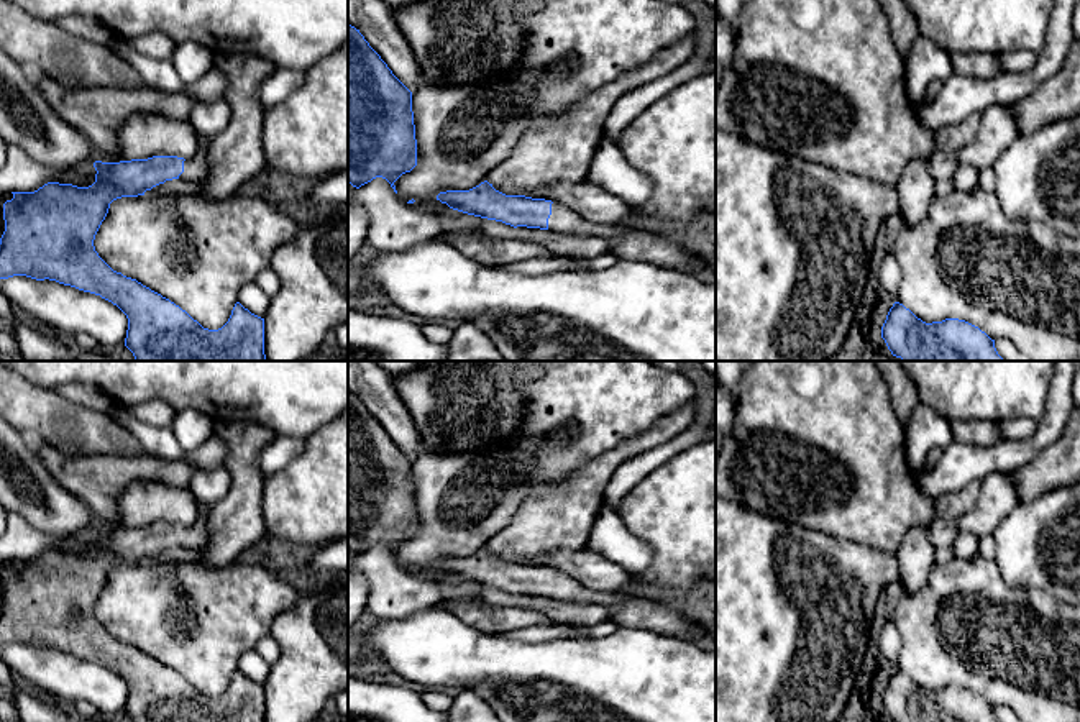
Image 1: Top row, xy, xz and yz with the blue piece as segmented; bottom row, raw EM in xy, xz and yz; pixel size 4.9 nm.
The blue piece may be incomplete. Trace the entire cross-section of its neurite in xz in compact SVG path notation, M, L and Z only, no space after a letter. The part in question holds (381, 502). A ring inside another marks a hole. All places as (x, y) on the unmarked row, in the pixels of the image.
M348 391L348 551L359 556L361 553L371 550L376 545L386 546L391 555L396 558L394 550L405 540L410 540L417 533L417 507L415 507L415 492L412 479L412 459L392 441L387 432L381 423L369 414L364 404Z

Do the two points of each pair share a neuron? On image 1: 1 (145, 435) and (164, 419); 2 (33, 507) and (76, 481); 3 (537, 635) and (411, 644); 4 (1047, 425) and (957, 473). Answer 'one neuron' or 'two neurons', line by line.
1: two neurons
2: two neurons
3: two neurons
4: one neuron

